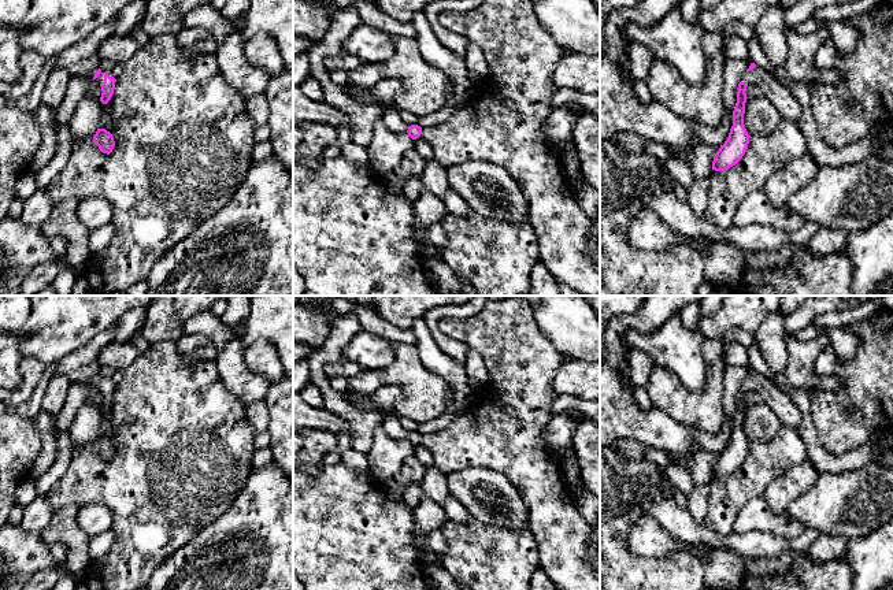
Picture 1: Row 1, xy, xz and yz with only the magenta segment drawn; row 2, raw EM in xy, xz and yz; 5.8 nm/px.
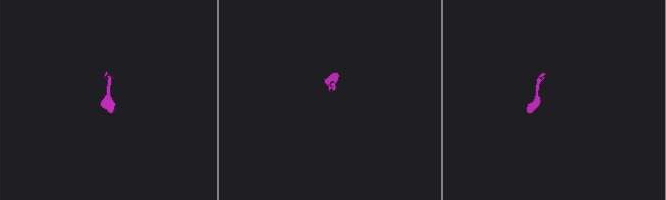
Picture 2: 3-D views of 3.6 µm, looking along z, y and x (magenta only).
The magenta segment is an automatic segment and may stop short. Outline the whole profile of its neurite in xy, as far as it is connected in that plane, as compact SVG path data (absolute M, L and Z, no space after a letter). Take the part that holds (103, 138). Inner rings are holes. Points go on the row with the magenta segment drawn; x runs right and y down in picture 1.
M97 129L96 134L93 136L93 142L103 153L107 155L110 155L115 146L112 134L105 129Z

